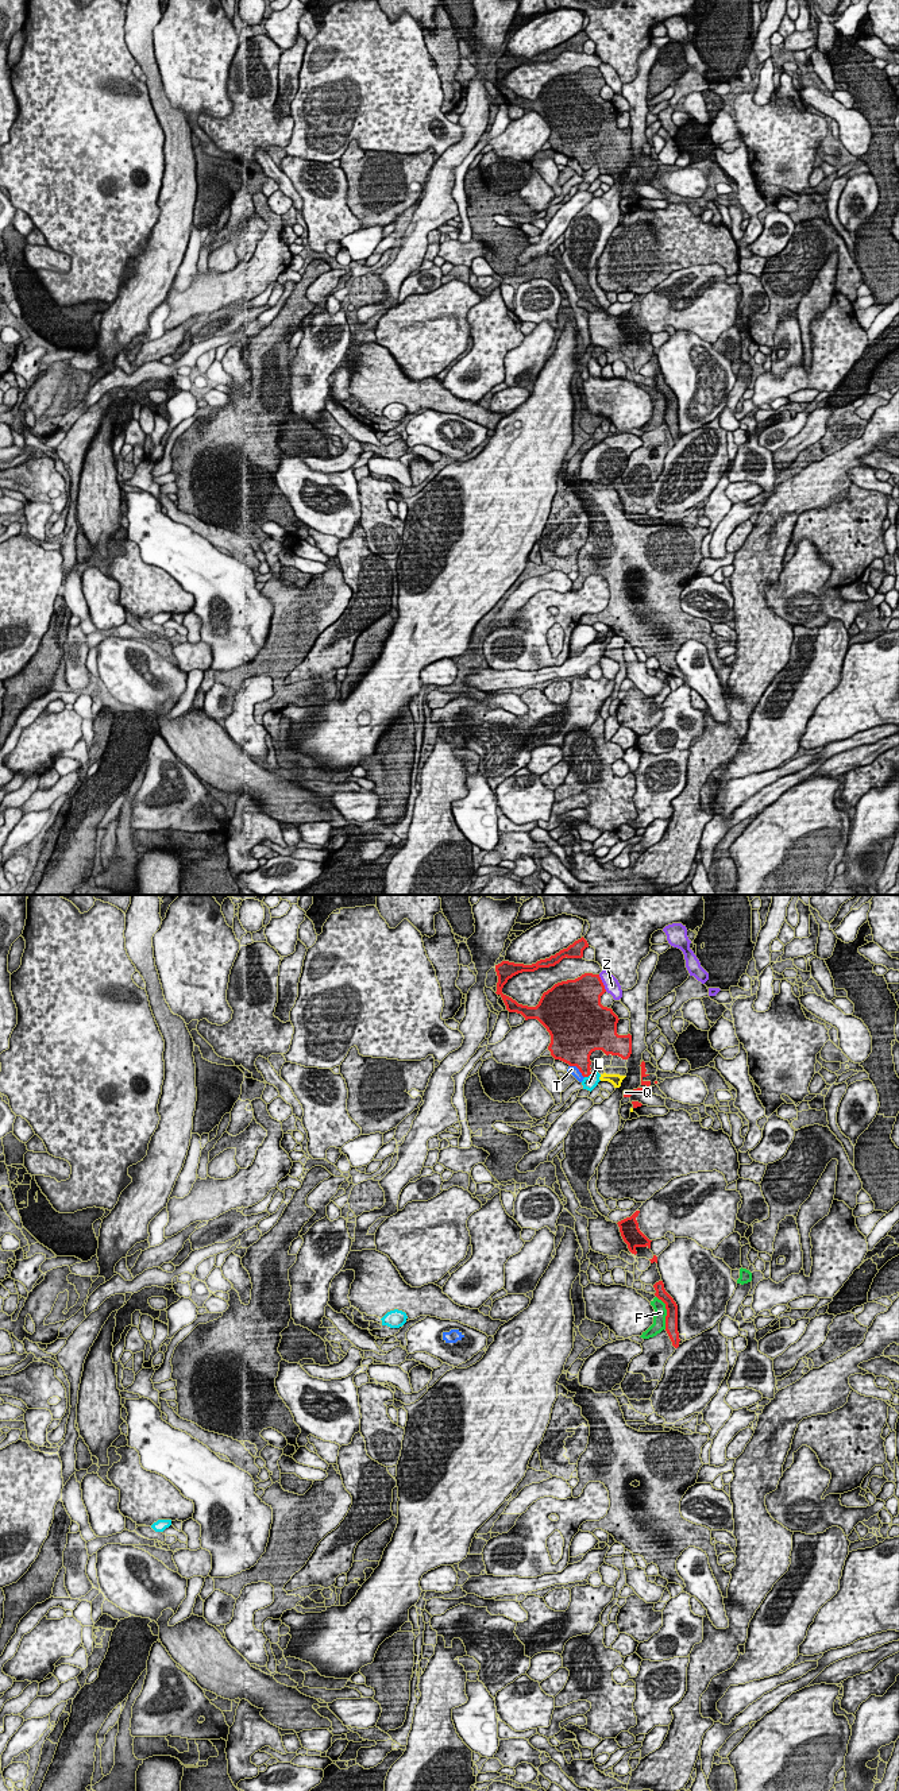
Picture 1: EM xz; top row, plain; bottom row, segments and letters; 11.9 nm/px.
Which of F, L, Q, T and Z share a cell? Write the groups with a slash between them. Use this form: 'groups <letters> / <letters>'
groups F / L / Q / T / Z

